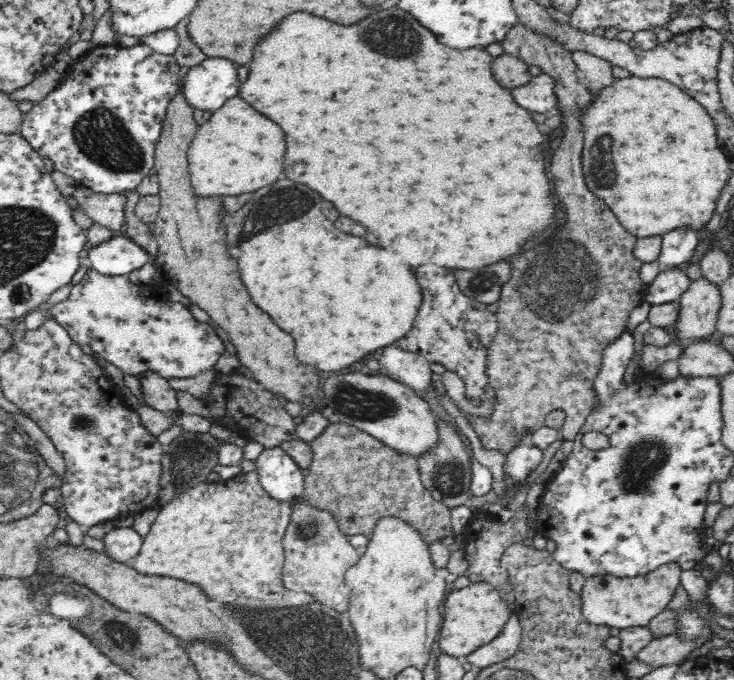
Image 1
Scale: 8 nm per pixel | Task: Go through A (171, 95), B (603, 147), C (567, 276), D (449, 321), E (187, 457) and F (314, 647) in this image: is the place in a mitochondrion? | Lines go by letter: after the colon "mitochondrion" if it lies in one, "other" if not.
A: other
B: mitochondrion
C: mitochondrion
D: other
E: mitochondrion
F: mitochondrion

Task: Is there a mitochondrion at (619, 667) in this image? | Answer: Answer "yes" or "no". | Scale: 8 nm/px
no

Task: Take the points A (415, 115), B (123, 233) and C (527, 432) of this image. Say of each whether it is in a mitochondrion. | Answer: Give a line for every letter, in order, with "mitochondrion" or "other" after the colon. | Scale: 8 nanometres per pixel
A: other
B: other
C: other

